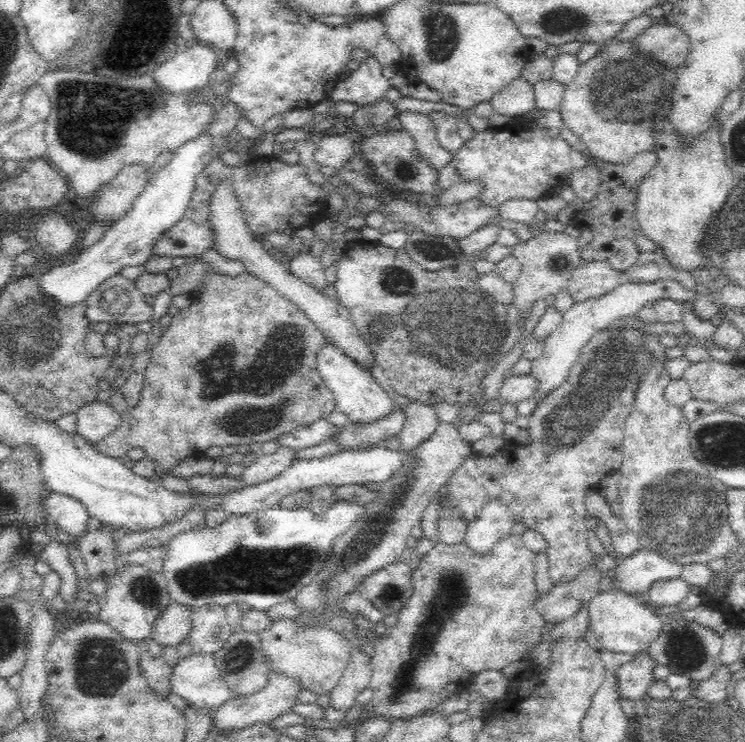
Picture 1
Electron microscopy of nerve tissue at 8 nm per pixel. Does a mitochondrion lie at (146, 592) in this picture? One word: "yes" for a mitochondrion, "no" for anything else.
yes

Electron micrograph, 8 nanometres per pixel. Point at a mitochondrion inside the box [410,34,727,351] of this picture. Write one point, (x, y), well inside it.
(626, 89)

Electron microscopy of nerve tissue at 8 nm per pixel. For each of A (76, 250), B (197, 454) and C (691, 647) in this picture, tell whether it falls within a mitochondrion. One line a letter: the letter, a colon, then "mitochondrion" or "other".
A: other
B: other
C: mitochondrion

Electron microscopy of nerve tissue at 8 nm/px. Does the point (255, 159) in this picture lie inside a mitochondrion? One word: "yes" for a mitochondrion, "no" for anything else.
no

